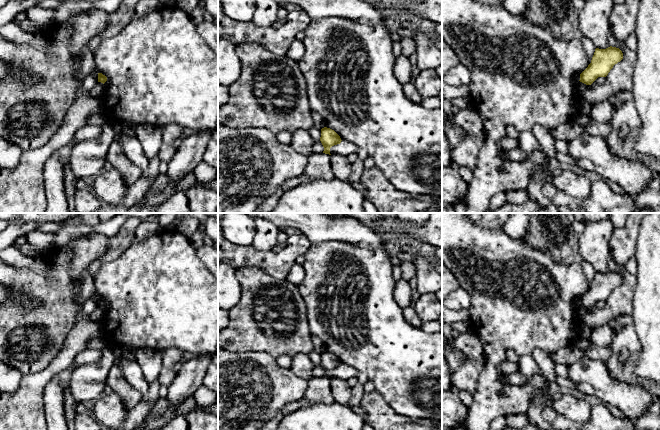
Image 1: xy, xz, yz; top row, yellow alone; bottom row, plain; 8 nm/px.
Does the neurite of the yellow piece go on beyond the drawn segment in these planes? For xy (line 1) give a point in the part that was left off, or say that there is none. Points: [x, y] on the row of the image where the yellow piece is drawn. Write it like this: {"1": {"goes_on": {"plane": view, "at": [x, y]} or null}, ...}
{"1": {"goes_on": null}}

